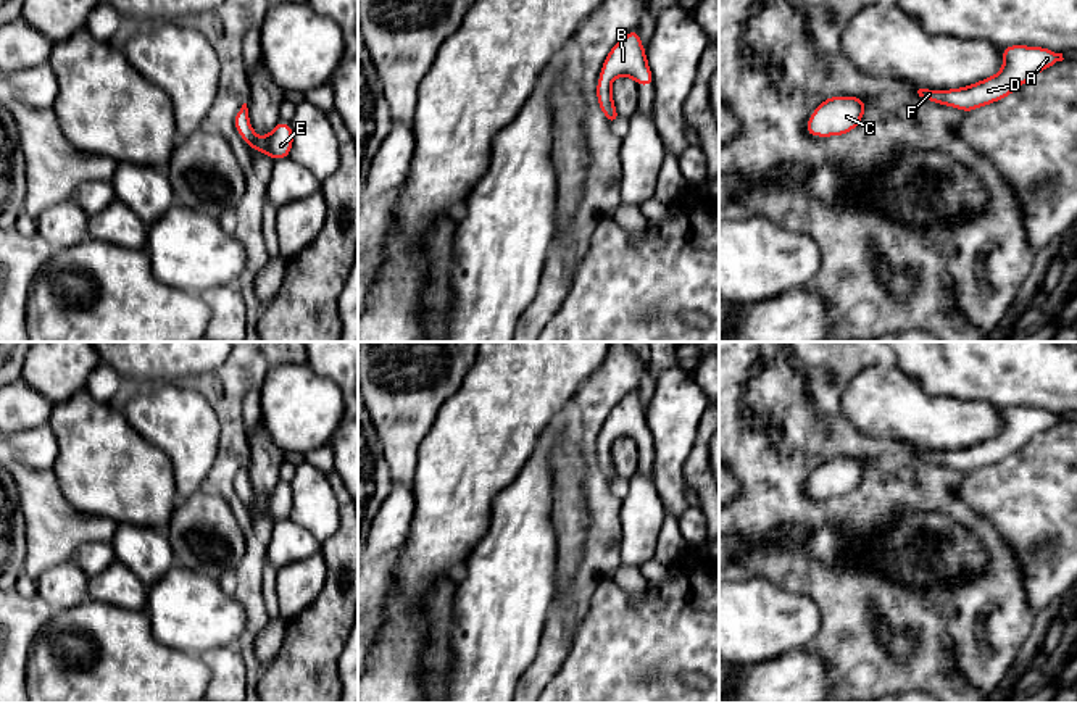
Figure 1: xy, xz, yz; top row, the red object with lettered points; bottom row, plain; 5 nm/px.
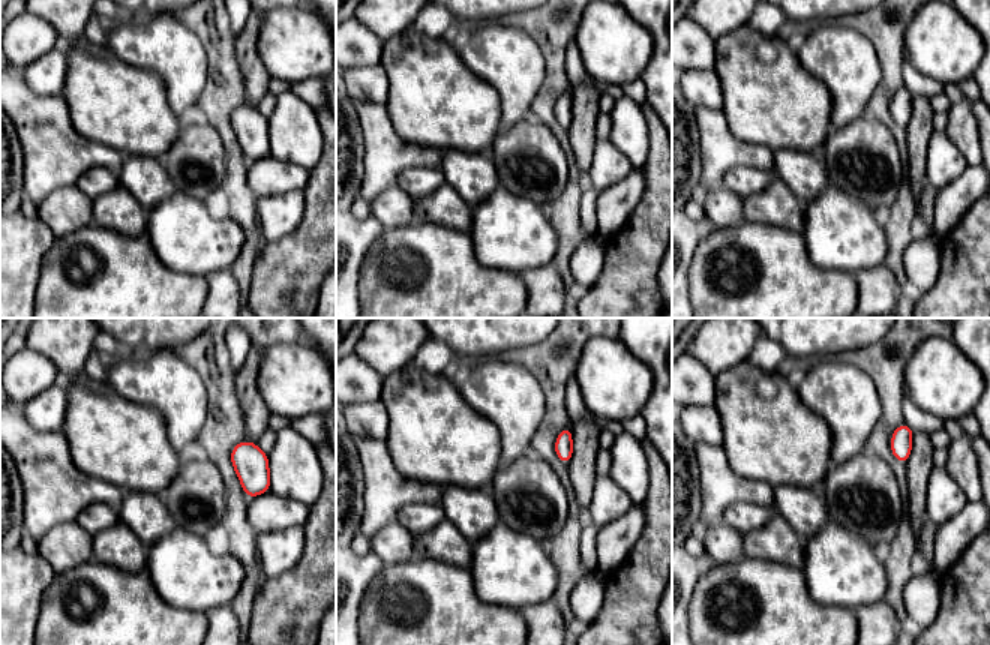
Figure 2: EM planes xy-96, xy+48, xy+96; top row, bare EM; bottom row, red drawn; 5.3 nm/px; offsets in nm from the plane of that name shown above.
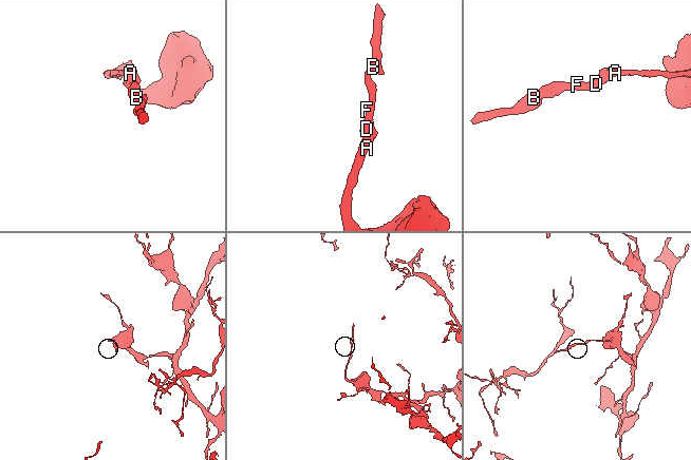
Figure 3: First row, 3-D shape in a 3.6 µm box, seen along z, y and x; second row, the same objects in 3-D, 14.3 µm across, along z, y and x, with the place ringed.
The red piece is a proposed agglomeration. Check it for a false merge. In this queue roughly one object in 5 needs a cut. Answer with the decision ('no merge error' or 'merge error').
no merge error

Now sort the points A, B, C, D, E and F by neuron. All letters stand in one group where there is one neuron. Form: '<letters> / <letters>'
A B C D E F

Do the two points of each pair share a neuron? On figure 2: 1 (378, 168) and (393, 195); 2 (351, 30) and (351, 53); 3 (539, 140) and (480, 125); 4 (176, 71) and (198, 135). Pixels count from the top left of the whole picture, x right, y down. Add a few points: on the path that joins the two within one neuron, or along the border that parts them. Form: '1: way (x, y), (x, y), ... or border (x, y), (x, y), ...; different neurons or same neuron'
1: border (395, 183), (383, 189), (369, 203); different neurons
2: way (351, 36), (351, 47); same neuron
3: border (500, 131), (489, 155); different neurons
4: border (192, 114), (186, 120); different neurons

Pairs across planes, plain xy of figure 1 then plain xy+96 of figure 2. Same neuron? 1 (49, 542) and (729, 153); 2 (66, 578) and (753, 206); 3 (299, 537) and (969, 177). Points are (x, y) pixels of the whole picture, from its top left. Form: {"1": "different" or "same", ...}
{"1": "same", "2": "different", "3": "different"}

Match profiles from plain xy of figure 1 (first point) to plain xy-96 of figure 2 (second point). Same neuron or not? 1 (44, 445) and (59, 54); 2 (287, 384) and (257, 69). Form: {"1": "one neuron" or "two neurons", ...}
{"1": "one neuron", "2": "two neurons"}

